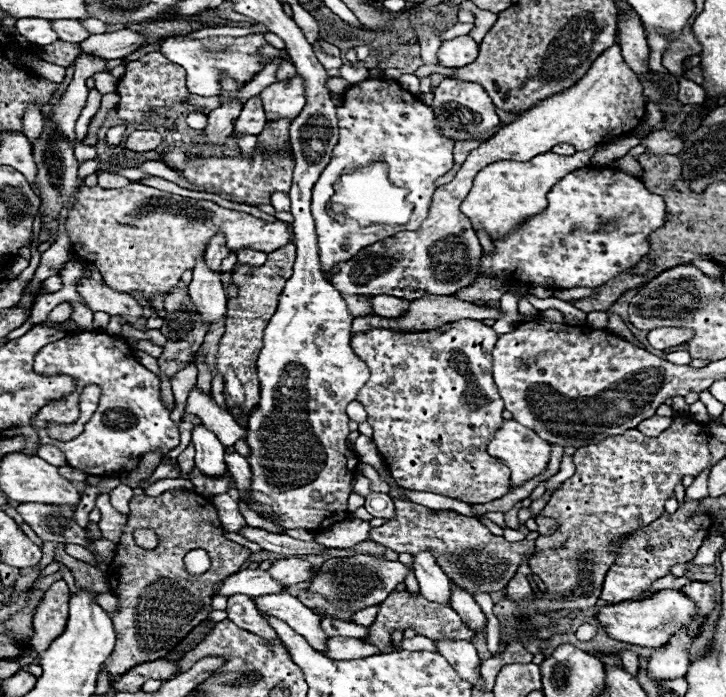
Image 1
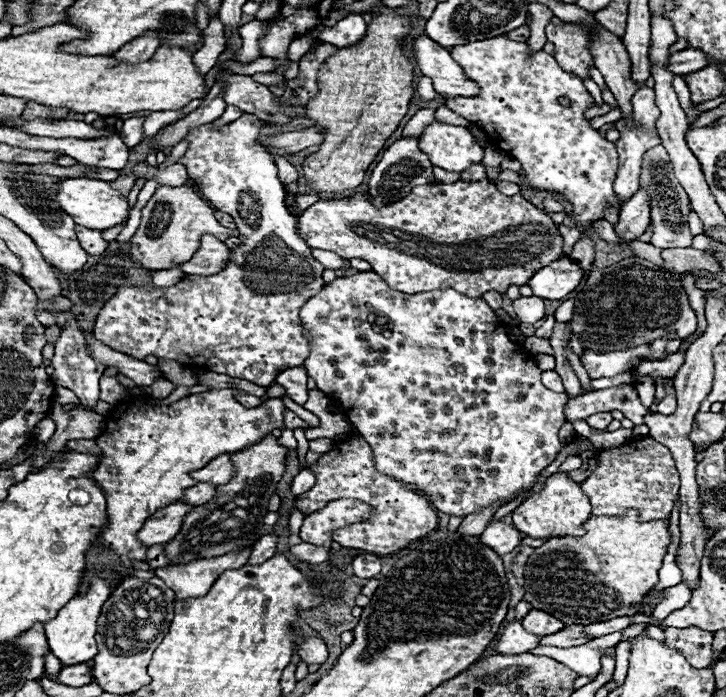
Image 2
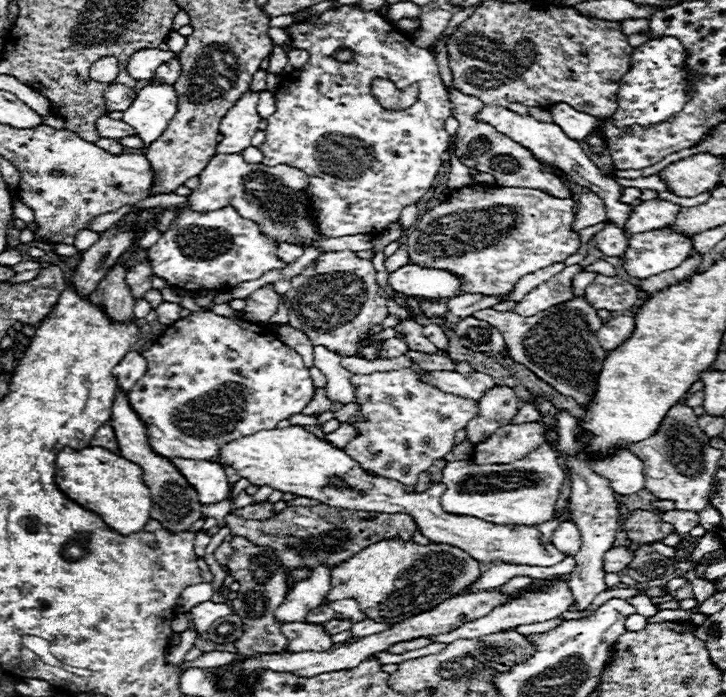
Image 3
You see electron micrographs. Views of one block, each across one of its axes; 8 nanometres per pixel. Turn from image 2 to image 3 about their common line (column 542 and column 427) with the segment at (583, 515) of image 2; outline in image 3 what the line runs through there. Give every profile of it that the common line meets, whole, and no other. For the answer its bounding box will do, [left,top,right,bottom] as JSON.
[214,426,566,566]

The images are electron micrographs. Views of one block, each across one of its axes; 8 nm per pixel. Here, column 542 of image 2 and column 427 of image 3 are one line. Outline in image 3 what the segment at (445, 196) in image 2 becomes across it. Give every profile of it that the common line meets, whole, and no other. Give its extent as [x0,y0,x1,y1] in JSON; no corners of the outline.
[406,186,578,296]

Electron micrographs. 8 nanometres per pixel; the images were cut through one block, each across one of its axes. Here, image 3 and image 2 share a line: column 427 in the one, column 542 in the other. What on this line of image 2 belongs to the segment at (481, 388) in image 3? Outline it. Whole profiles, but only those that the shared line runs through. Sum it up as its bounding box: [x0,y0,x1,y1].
[542,370,564,392]

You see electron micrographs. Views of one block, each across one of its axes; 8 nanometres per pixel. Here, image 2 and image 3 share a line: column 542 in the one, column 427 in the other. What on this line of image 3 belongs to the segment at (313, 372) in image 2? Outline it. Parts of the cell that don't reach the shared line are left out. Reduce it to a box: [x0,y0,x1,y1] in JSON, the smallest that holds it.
[344,370,478,490]

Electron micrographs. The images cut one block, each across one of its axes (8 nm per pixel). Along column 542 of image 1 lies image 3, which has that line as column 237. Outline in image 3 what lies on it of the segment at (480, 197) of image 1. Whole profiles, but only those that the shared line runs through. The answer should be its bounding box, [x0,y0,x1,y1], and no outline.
[188,154,320,244]

